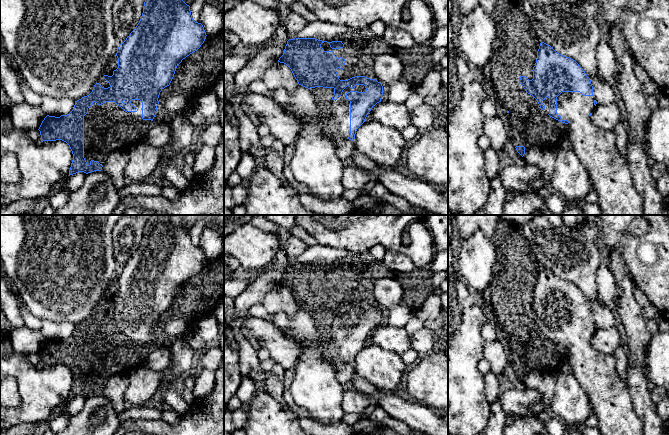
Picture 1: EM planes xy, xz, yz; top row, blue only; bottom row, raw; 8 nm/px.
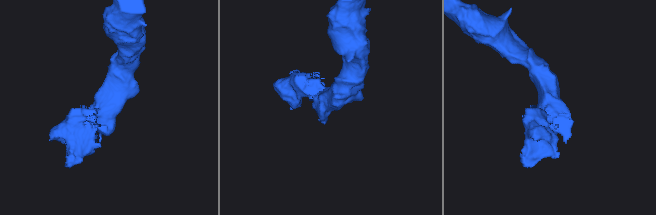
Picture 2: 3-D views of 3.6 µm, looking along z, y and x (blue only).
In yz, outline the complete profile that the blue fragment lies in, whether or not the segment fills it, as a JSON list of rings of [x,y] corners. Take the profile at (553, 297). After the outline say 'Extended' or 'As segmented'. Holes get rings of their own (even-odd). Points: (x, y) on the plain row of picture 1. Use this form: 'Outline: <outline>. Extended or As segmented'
Outline: [[[542,265],[532,295],[533,303],[520,300],[519,308],[537,324],[547,339],[568,349],[568,366],[572,368],[574,377],[589,397],[601,434],[644,435],[643,421],[633,409],[625,379],[621,379],[616,372],[615,359],[597,352],[592,346],[591,339],[597,326],[593,321],[591,304],[585,295],[575,284],[557,277],[553,271]]]. Extended

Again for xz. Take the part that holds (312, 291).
Outline: [[[293,262],[287,265],[283,279],[278,286],[286,288],[292,295],[298,308],[305,312],[333,312],[330,347],[339,360],[354,366],[357,353],[365,346],[371,333],[383,319],[382,307],[365,300],[355,300],[348,304],[340,304],[336,293],[344,293],[345,283],[337,282],[333,275],[325,275],[321,268],[327,266],[315,262]]]. Extended

